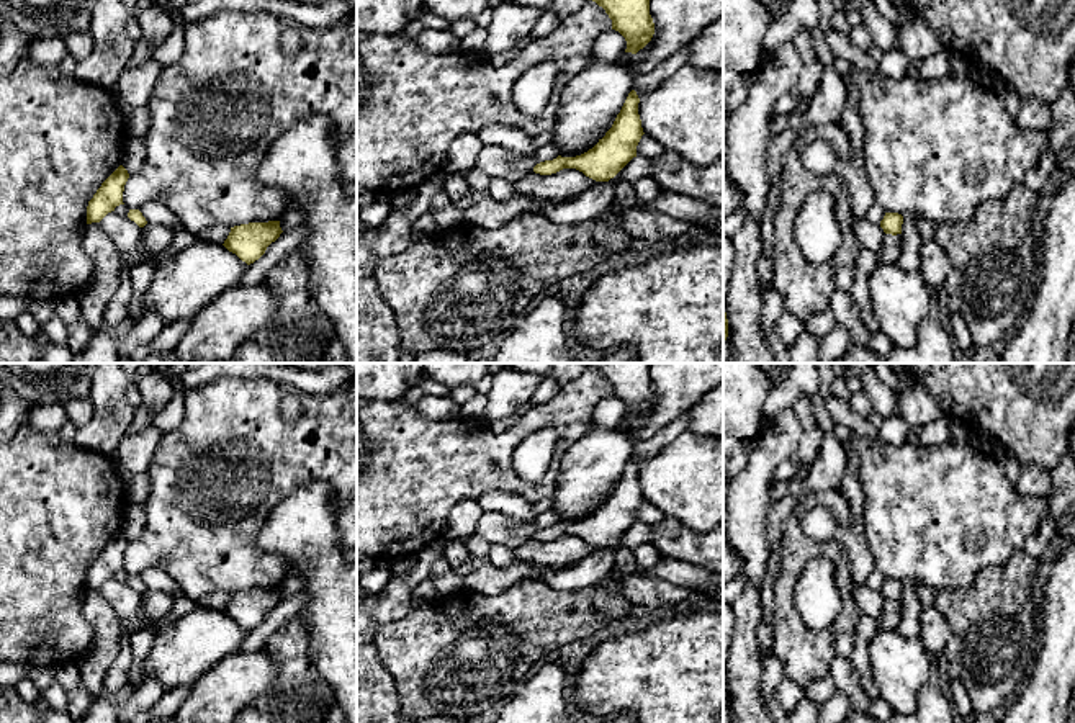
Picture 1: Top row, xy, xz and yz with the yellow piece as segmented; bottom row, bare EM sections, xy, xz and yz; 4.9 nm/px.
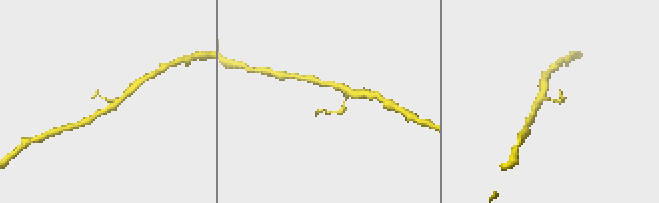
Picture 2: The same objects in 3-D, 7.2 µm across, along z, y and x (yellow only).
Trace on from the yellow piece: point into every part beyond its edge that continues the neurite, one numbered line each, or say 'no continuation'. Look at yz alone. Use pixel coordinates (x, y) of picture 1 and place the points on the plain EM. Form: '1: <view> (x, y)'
no continuation

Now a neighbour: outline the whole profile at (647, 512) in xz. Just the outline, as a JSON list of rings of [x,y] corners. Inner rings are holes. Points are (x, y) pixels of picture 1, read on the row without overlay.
[[[646,501],[641,502],[636,512],[636,522],[656,525],[664,519],[666,519],[666,514]]]

